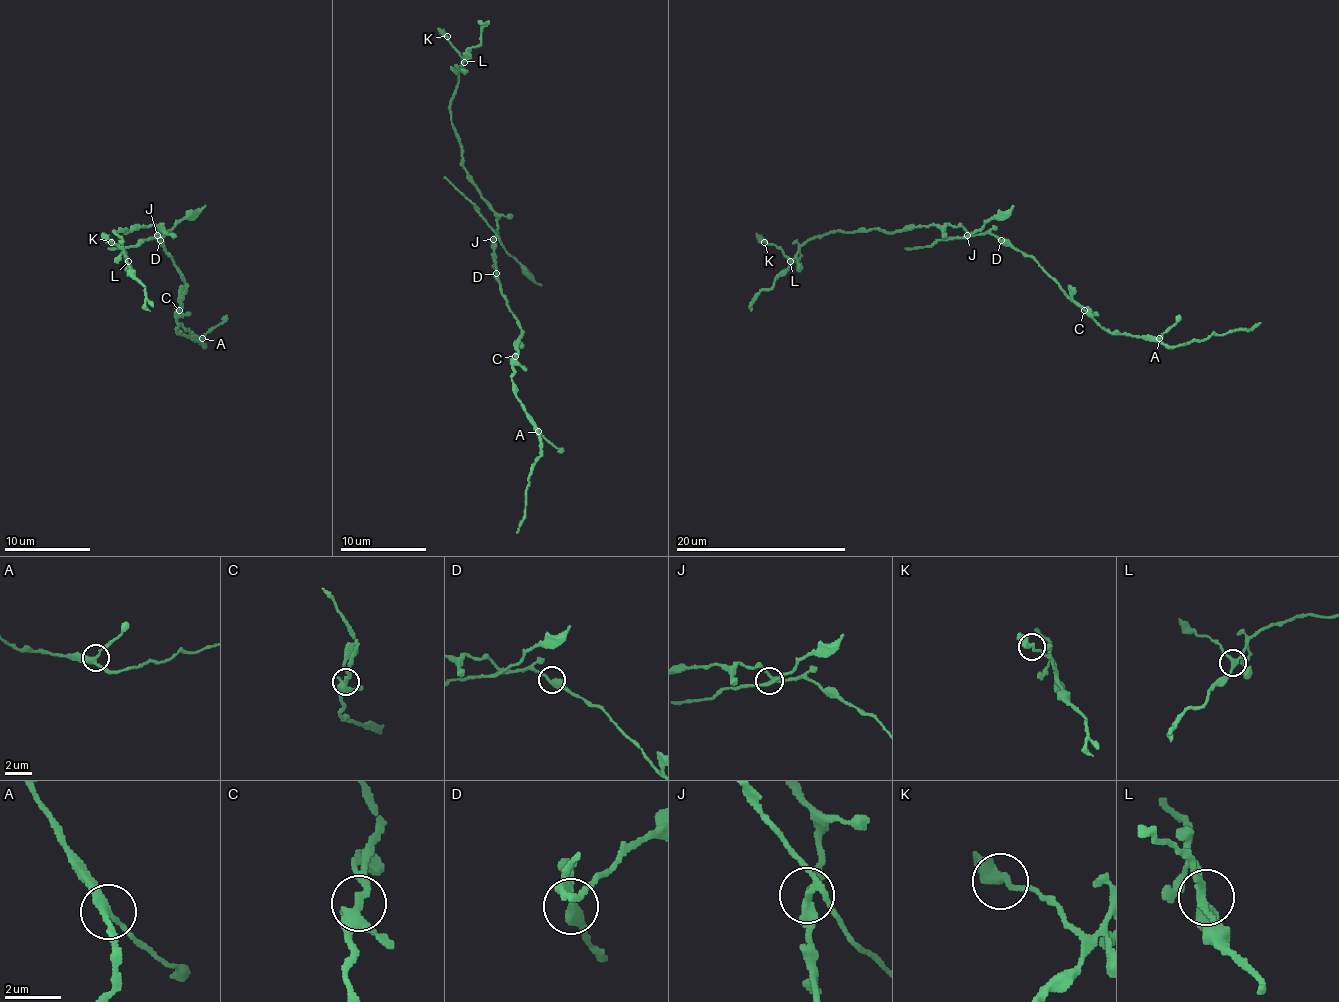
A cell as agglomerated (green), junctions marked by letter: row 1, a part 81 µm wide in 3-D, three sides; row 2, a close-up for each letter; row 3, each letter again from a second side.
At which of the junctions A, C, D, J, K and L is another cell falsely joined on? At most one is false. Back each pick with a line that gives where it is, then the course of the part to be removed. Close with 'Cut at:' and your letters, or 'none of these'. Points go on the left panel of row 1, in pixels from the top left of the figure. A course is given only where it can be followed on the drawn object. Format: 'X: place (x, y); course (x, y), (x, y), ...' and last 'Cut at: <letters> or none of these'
J: place (157, 235); course (158, 235), (140, 240), (134, 246), (108, 248)
Cut at: J

